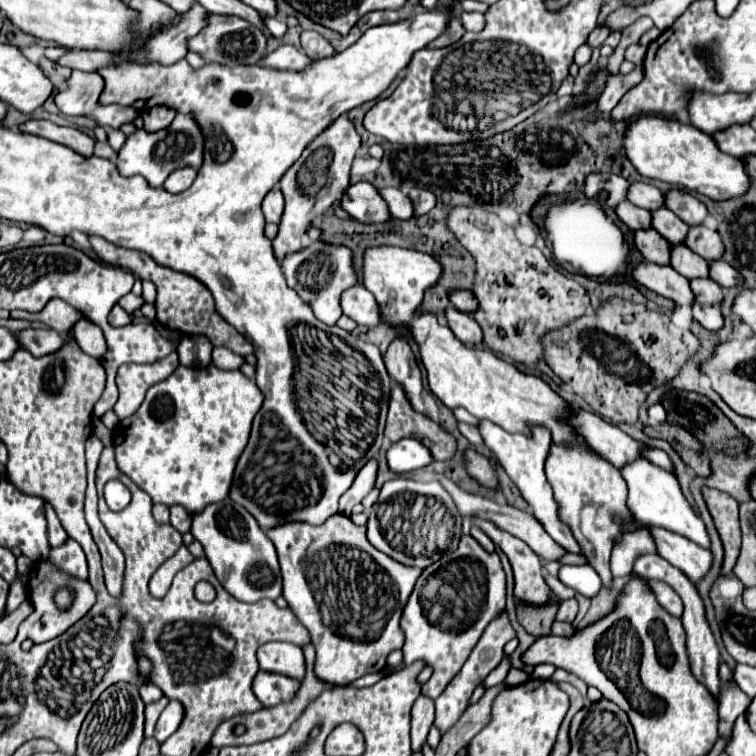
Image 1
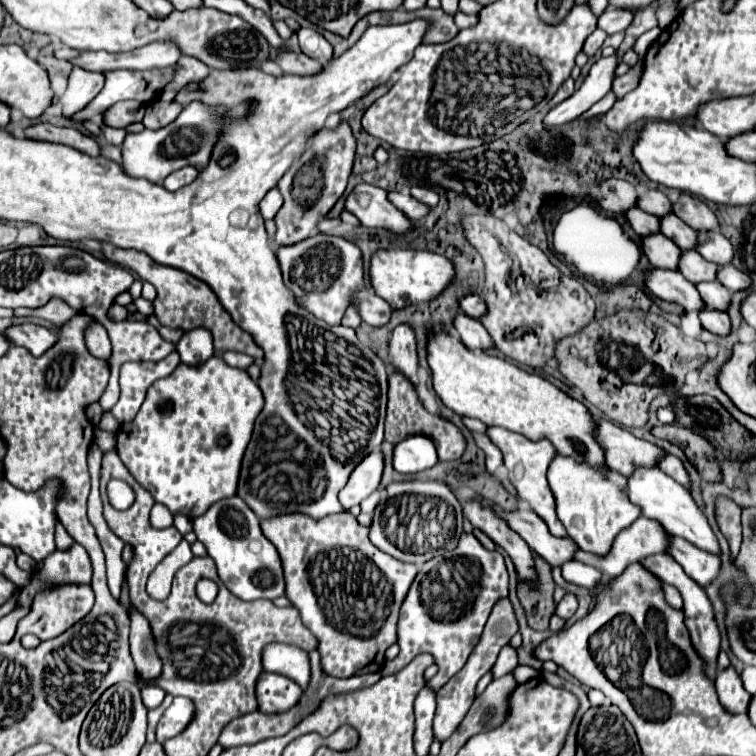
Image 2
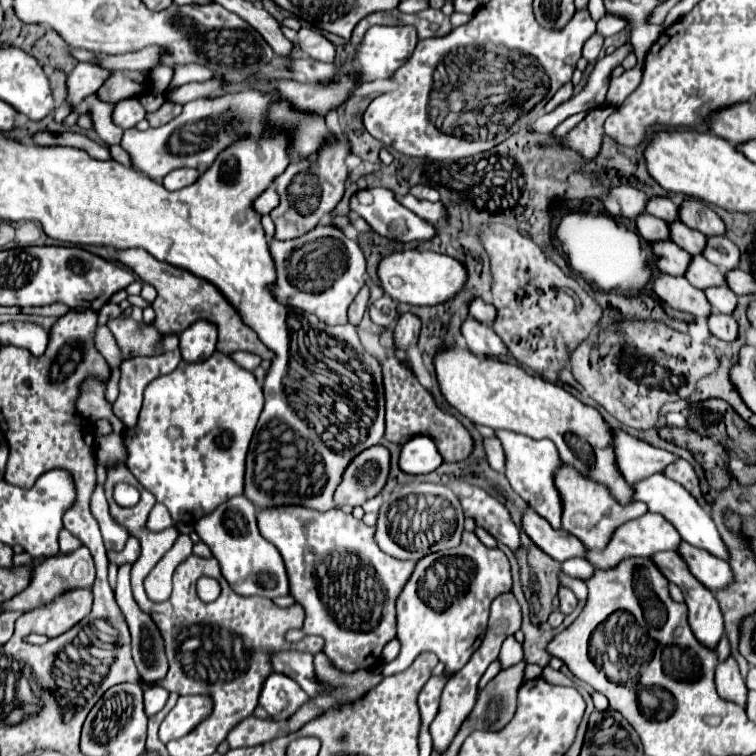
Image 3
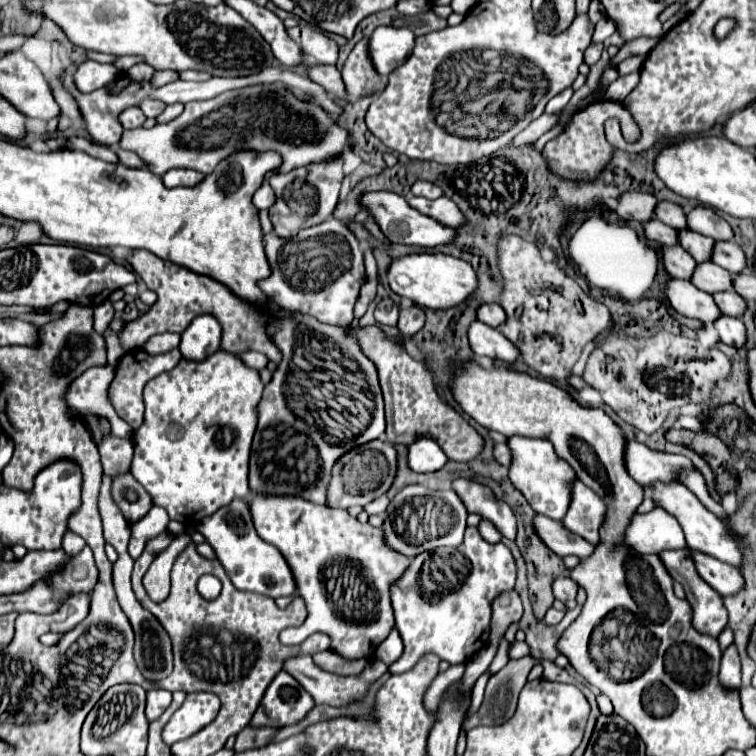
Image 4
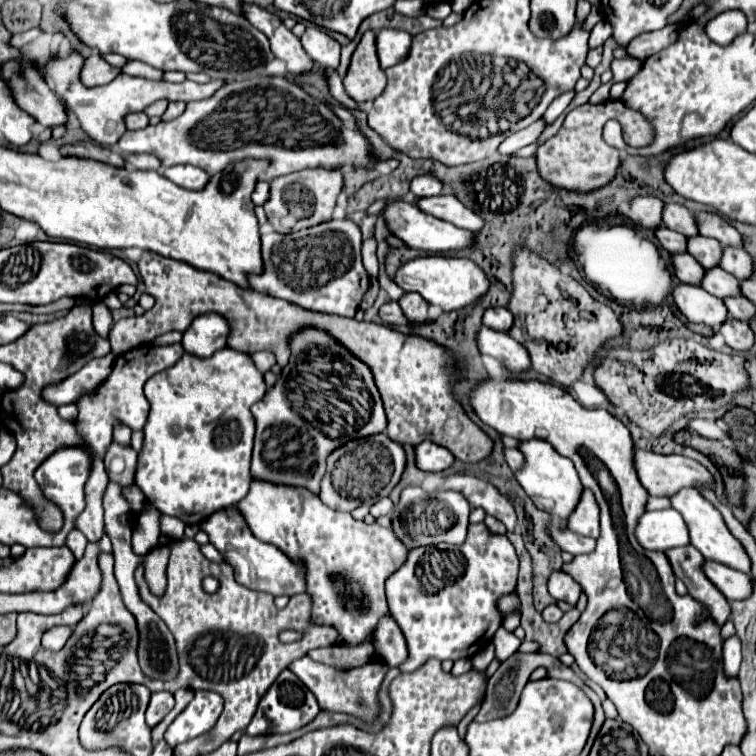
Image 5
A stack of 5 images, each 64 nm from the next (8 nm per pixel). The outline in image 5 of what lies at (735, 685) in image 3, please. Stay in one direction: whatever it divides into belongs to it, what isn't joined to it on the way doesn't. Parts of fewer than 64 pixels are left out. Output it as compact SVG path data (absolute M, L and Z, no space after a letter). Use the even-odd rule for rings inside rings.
M736 634L724 640L724 670L726 670L726 676L738 676L738 668L740 668L740 660L742 660L740 648L742 648L742 642L738 640Z

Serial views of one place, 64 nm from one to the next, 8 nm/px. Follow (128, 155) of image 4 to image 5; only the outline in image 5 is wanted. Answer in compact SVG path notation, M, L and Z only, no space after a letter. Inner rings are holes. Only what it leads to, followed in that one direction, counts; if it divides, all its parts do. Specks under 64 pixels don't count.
M130 154L126 156L126 166L138 168L138 170L160 170L162 168L160 160L150 154Z

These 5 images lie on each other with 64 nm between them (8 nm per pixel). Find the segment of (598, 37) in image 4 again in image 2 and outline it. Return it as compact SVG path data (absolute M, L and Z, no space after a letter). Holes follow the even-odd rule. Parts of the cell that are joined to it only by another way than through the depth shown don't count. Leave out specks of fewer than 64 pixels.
M608 6L604 10L604 14L598 18L598 28L602 28L606 34L616 34L628 28L628 24L632 22L634 14L630 10L620 10L620 8L612 8Z

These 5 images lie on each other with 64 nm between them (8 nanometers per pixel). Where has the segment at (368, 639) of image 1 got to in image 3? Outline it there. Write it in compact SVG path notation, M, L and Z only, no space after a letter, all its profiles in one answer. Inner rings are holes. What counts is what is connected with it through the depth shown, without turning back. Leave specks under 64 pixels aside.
M302 506L266 508L266 512L256 512L256 518L258 518L260 534L268 542L272 542L284 558L288 578L290 578L290 594L306 610L304 626L298 632L302 636L308 636L308 634L322 636L326 640L324 654L340 670L352 672L358 668L364 668L364 670L378 668L382 664L380 652L384 644L396 636L394 602L402 586L410 578L414 570L414 562L386 556L386 552L382 552L378 544L374 544L374 528L366 526L364 522L356 520L352 514L346 514L338 508L330 512L314 512L312 508L302 508ZM348 578L352 578L350 580L352 592L342 592L342 586L348 584Z

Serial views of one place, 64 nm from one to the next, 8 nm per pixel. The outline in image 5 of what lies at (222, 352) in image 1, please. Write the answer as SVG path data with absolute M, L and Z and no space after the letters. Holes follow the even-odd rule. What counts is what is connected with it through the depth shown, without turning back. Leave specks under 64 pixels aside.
M256 352L256 354L252 354L252 358L260 372L268 372L276 364L276 356L272 352Z

